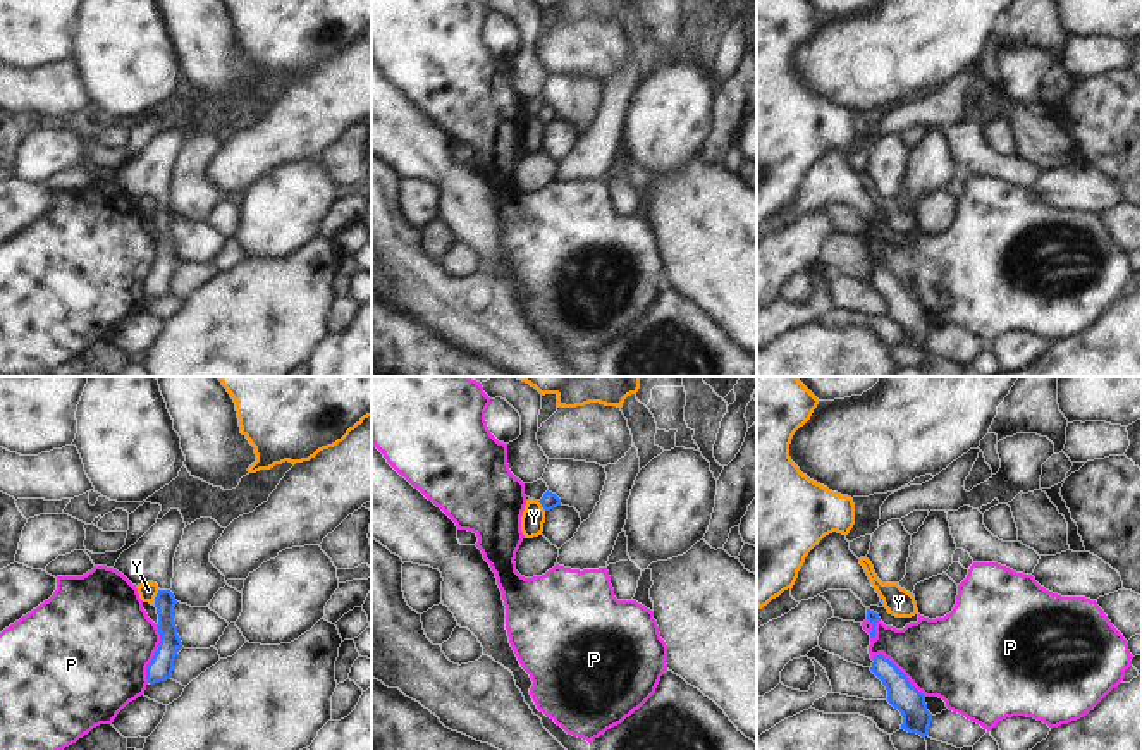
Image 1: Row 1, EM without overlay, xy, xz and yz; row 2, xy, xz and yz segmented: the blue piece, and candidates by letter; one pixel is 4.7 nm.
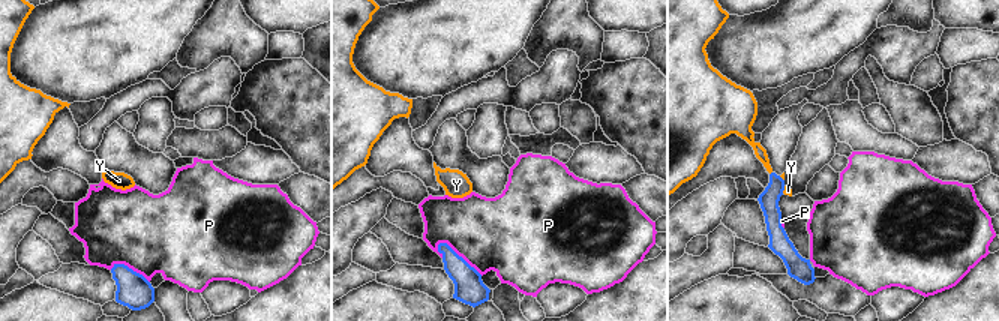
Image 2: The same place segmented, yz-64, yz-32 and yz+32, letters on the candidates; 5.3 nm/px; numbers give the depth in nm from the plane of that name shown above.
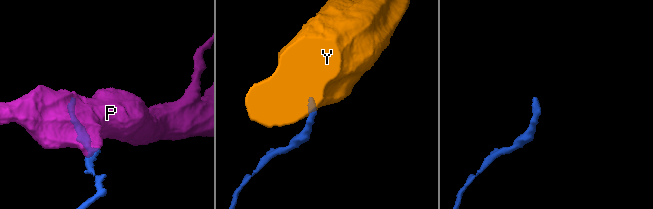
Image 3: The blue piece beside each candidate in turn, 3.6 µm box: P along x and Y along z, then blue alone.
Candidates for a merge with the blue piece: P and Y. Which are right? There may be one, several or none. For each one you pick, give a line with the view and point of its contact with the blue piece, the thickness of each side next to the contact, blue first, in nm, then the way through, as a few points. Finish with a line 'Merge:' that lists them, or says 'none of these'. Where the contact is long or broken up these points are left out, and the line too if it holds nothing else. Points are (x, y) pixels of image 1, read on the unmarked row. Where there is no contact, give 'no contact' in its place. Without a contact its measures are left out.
Merge: none of these

